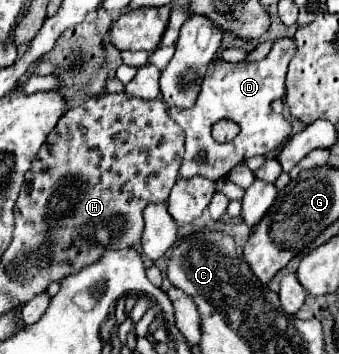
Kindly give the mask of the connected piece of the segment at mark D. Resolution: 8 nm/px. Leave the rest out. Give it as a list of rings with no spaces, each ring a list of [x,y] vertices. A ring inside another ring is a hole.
[[[283,38],[275,42],[271,52],[257,62],[209,62],[207,76],[201,84],[201,92],[195,108],[191,110],[169,110],[171,118],[185,132],[185,158],[179,174],[183,178],[207,176],[209,180],[219,180],[231,172],[233,166],[243,164],[247,158],[265,156],[281,148],[293,134],[293,126],[279,114],[271,110],[271,102],[283,98],[285,94],[285,74],[291,58],[295,56],[295,40]],[[221,120],[233,120],[239,124],[241,132],[235,140],[227,144],[217,144],[211,136],[211,126]]]

